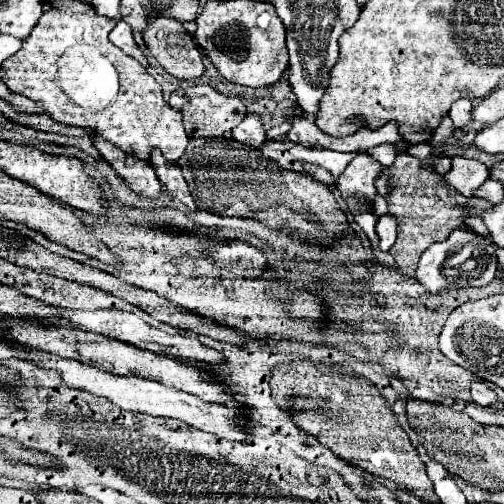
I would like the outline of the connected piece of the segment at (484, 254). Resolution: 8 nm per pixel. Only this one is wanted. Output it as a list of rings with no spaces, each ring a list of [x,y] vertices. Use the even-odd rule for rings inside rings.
[[[454,229],[448,237],[450,241],[434,243],[418,261],[416,279],[430,291],[438,293],[440,289],[464,289],[464,287],[482,287],[496,277],[498,261],[496,247],[486,237],[470,229]],[[454,239],[454,241],[452,241]],[[458,269],[458,271],[454,271]]]

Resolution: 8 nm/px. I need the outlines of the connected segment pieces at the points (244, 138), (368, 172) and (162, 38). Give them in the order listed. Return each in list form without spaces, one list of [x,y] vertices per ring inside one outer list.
[[[256,113],[246,115],[246,119],[236,129],[232,129],[232,137],[244,145],[260,147],[266,141],[266,129],[262,117]]]
[[[356,153],[356,157],[348,163],[344,173],[338,179],[338,189],[342,193],[342,199],[352,213],[354,221],[360,225],[360,229],[368,235],[374,249],[378,249],[378,235],[376,235],[376,223],[378,215],[374,213],[374,201],[376,201],[376,179],[382,171],[382,165],[368,153]]]
[[[148,19],[142,37],[148,51],[170,75],[192,79],[204,73],[200,49],[178,19]]]

